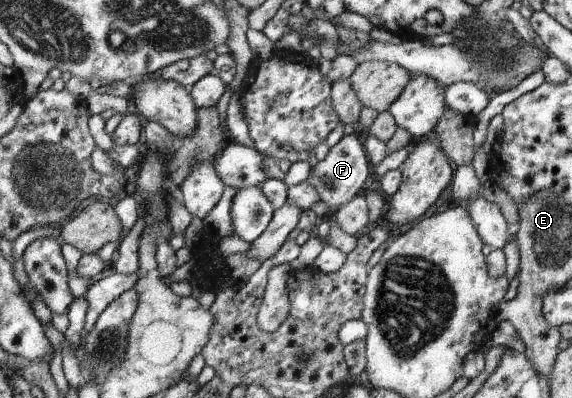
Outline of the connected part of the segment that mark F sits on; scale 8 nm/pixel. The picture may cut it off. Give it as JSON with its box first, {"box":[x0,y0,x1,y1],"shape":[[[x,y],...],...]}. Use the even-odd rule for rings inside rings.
{"box":[309,135,369,210],"shape":[[[357,135],[344,136],[337,144],[330,148],[327,155],[310,169],[309,180],[320,195],[321,201],[327,203],[331,210],[351,201],[364,186],[369,177],[369,160],[361,141]]]}

